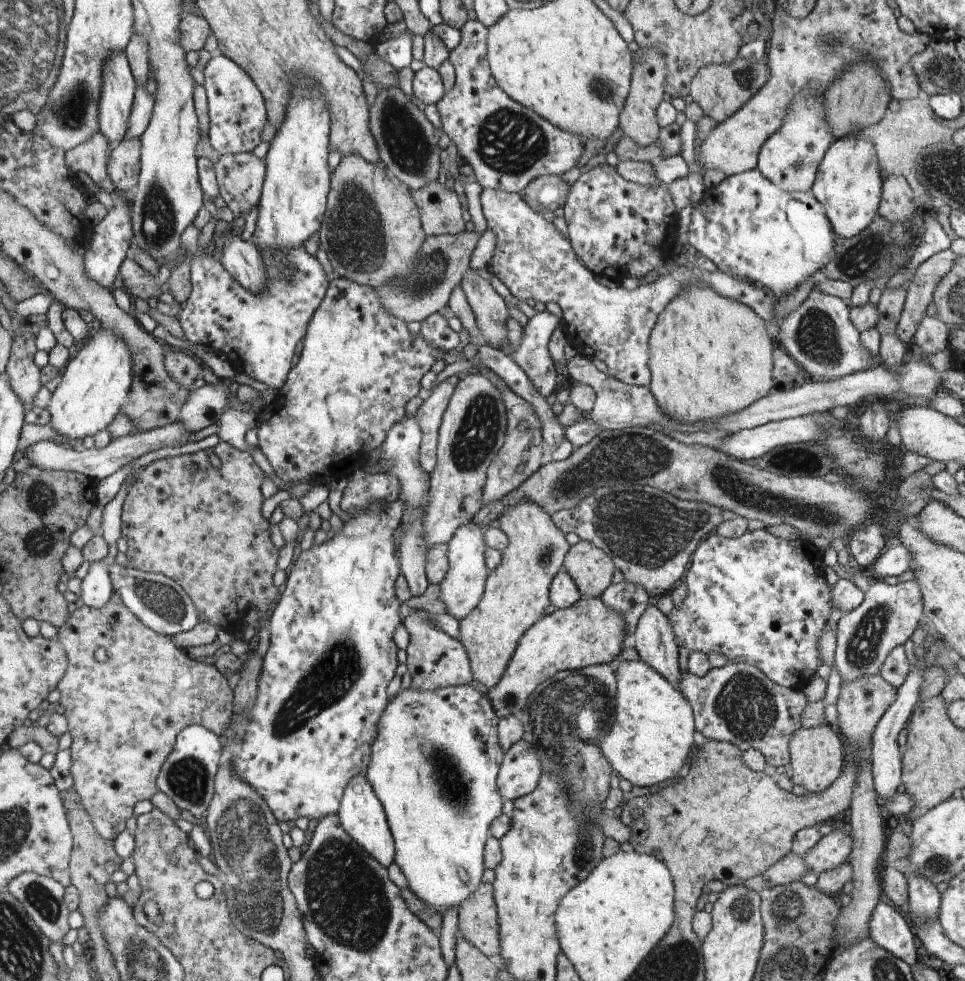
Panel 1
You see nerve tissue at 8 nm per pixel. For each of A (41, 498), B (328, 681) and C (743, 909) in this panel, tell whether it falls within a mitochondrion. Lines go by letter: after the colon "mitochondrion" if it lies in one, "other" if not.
A: mitochondrion
B: mitochondrion
C: mitochondrion

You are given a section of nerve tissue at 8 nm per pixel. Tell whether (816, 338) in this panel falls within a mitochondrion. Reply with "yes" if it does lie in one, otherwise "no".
yes

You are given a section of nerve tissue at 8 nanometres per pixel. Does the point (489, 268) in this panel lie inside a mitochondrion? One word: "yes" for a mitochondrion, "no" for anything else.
no

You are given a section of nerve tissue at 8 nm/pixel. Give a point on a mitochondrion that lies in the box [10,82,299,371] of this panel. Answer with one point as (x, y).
(158, 218)

